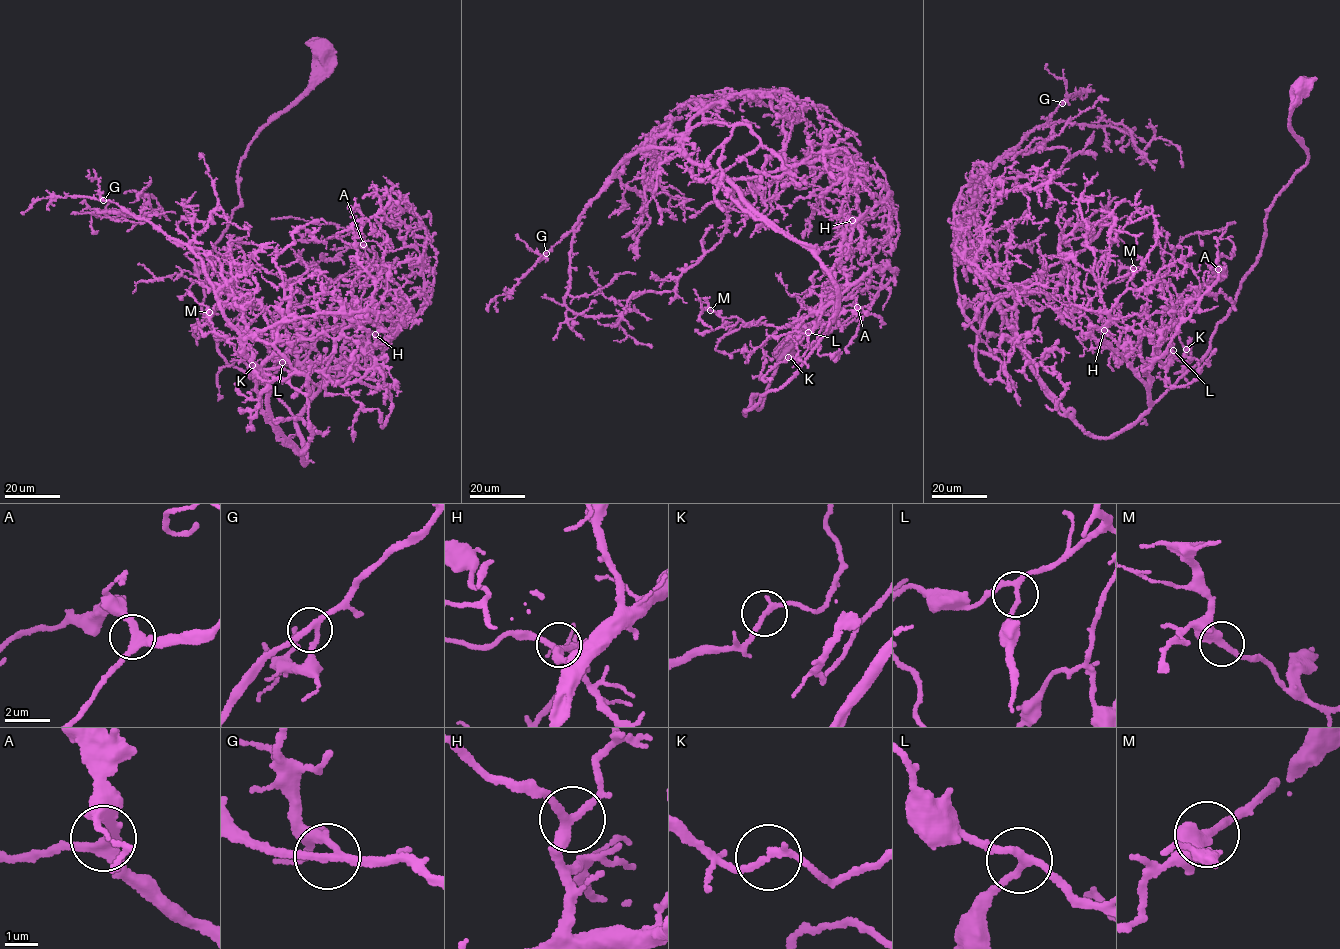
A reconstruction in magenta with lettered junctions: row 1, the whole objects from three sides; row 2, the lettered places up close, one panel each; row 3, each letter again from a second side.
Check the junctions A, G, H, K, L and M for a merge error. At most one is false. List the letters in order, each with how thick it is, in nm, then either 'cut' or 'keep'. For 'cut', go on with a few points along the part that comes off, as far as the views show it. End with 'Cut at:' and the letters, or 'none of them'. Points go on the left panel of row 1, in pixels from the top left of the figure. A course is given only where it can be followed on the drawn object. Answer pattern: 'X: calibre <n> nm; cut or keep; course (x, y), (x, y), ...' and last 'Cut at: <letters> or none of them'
A: calibre 280 nm; keep
G: calibre 200 nm; keep
H: calibre 240 nm; keep
K: calibre 200 nm; keep
L: calibre 180 nm; keep
M: calibre 320 nm; keep
Cut at: none of them

